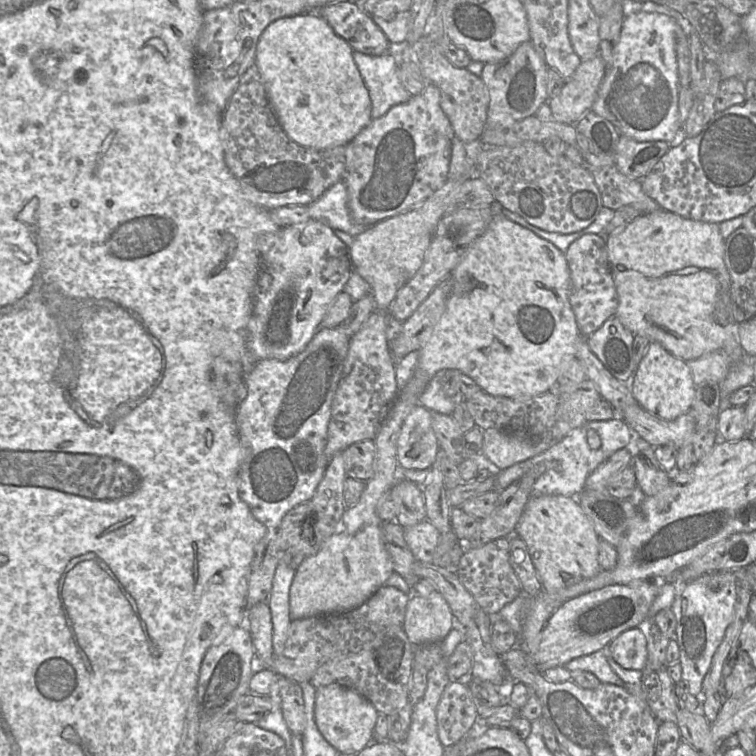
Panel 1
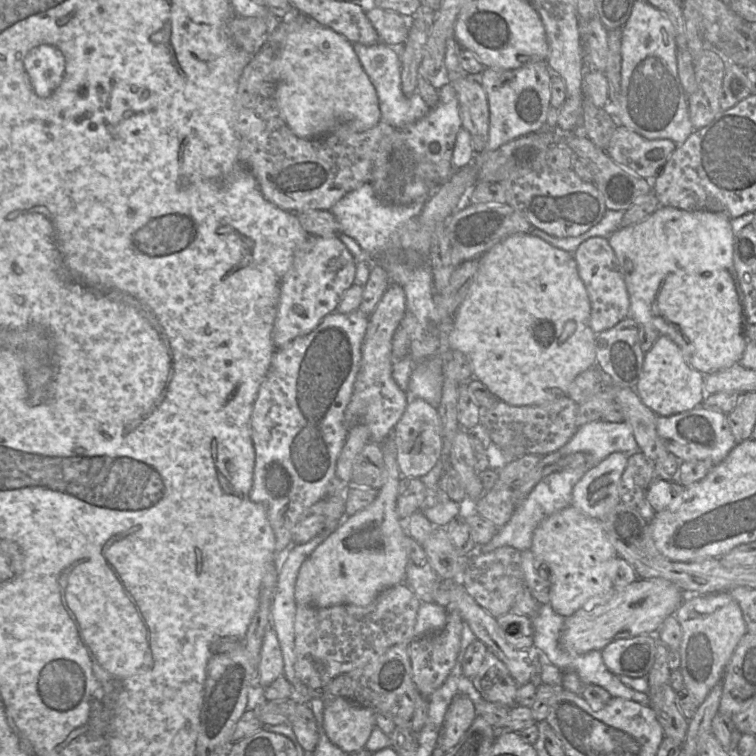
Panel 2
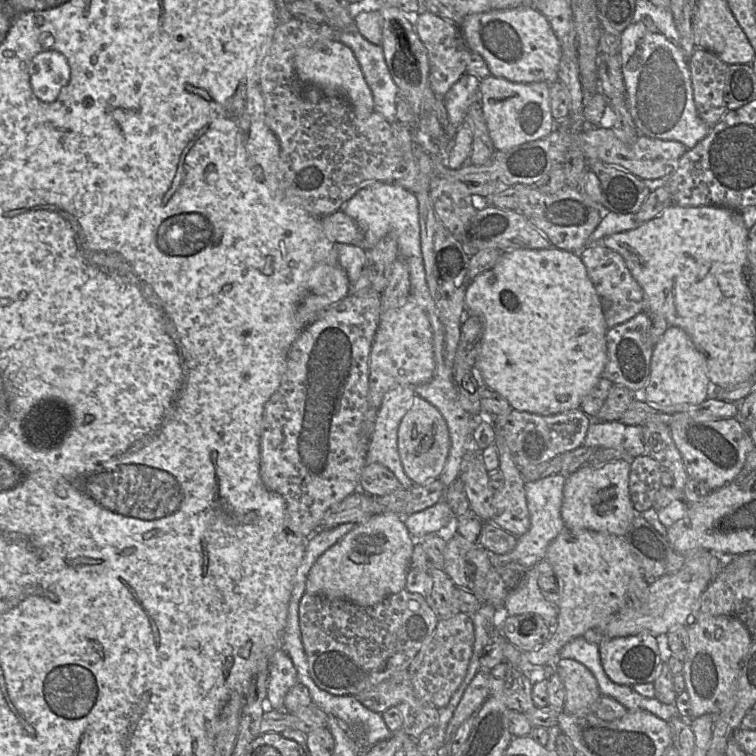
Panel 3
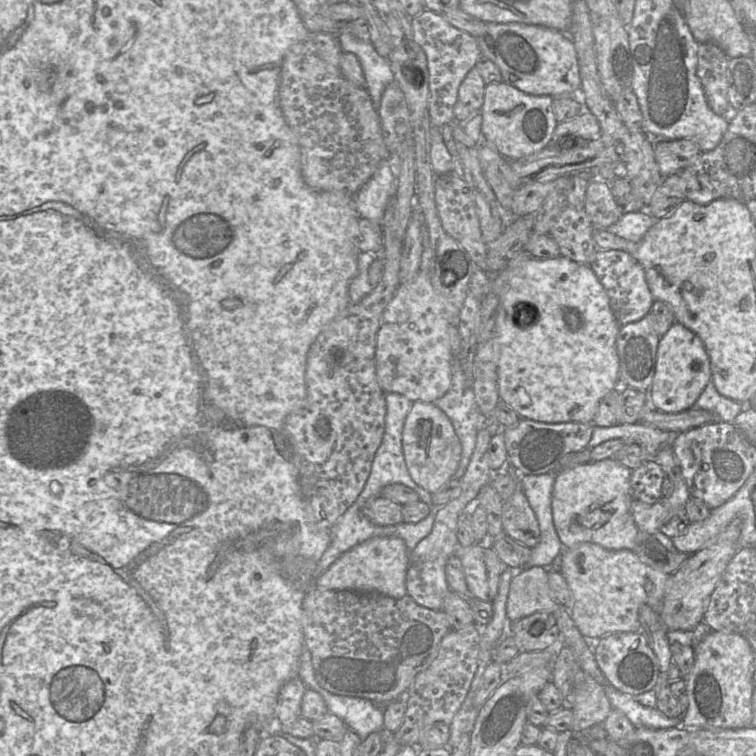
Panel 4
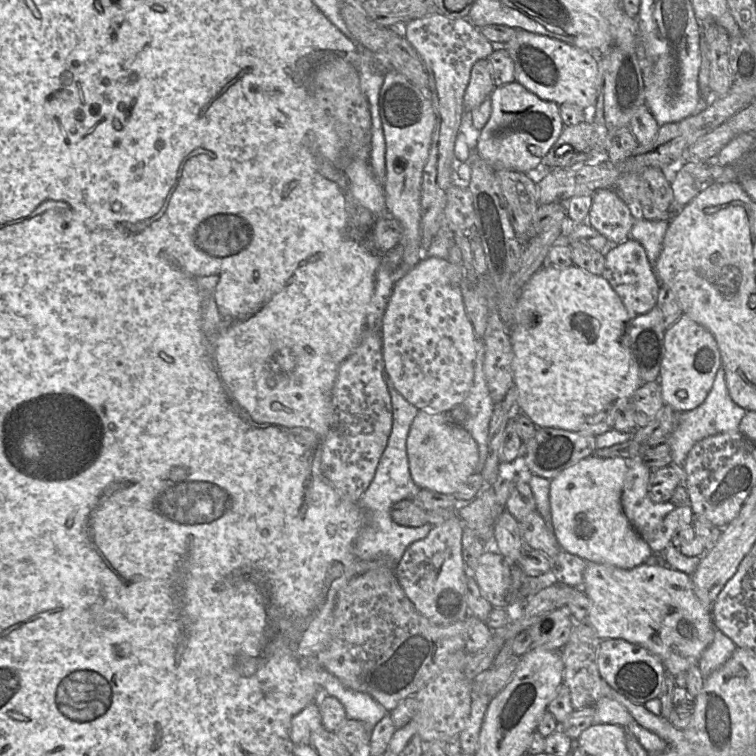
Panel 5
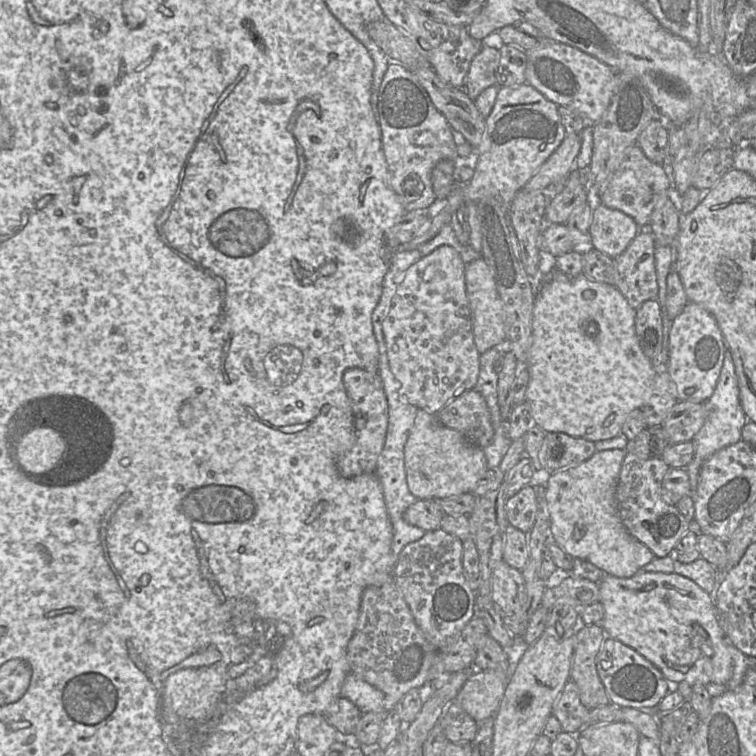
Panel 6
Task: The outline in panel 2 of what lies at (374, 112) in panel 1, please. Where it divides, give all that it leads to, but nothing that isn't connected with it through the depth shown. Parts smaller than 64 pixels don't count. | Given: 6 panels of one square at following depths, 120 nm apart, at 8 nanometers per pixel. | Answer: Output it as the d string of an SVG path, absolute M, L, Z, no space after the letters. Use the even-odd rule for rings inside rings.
M352 43L352 47L363 70L376 90L381 121L399 129L416 122L429 113L431 107L426 104L417 92L411 97L406 97L403 94L401 87L400 59L391 47L382 43L376 43L371 46Z

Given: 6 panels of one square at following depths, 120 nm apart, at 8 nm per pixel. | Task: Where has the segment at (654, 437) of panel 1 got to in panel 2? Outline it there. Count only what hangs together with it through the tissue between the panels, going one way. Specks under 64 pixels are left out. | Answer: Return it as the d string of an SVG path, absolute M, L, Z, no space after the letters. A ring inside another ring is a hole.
M702 405L679 414L658 416L656 426L665 447L680 462L709 460L716 465L738 444L730 430L727 414Z

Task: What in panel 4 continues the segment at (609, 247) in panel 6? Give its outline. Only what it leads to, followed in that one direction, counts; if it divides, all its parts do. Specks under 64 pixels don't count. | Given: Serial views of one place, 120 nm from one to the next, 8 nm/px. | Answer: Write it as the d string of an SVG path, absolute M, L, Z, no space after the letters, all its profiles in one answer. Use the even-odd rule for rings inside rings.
M597 179L590 180L587 185L584 211L595 228L602 229L607 229L616 223L624 214L609 184Z

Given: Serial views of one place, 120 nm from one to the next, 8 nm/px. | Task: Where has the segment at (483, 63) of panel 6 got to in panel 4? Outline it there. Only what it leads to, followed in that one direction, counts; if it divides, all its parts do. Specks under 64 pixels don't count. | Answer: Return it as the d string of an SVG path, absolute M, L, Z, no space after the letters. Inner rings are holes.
M473 67L458 89L458 98L454 106L455 122L466 122L480 112L484 102L485 86L483 78Z

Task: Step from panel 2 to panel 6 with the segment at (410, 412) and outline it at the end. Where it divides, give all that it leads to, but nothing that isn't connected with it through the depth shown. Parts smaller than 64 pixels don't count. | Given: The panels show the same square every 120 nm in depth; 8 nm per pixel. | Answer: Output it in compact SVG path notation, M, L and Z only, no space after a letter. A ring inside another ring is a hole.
M418 409L413 428L404 448L409 491L421 500L444 499L471 493L488 465L482 448L459 431L444 426L427 410Z

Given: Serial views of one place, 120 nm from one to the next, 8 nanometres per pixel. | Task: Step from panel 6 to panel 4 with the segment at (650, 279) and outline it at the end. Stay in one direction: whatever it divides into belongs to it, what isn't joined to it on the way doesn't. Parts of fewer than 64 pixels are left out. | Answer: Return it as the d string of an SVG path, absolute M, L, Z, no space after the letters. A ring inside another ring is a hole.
M597 249L589 267L605 289L611 310L620 326L636 322L651 311L654 298L648 287L645 271L629 253L622 250Z

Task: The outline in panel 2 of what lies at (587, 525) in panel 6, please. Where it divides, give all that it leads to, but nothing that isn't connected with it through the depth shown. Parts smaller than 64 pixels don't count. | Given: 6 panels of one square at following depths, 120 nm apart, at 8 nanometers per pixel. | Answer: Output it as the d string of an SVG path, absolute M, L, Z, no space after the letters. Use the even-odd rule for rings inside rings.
M614 452L588 470L574 485L571 505L585 515L601 520L620 503L620 482L628 464L623 452Z

